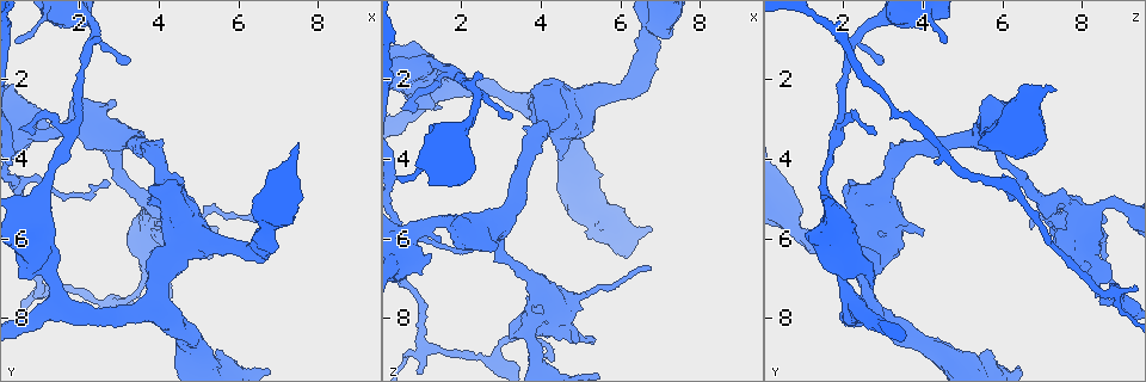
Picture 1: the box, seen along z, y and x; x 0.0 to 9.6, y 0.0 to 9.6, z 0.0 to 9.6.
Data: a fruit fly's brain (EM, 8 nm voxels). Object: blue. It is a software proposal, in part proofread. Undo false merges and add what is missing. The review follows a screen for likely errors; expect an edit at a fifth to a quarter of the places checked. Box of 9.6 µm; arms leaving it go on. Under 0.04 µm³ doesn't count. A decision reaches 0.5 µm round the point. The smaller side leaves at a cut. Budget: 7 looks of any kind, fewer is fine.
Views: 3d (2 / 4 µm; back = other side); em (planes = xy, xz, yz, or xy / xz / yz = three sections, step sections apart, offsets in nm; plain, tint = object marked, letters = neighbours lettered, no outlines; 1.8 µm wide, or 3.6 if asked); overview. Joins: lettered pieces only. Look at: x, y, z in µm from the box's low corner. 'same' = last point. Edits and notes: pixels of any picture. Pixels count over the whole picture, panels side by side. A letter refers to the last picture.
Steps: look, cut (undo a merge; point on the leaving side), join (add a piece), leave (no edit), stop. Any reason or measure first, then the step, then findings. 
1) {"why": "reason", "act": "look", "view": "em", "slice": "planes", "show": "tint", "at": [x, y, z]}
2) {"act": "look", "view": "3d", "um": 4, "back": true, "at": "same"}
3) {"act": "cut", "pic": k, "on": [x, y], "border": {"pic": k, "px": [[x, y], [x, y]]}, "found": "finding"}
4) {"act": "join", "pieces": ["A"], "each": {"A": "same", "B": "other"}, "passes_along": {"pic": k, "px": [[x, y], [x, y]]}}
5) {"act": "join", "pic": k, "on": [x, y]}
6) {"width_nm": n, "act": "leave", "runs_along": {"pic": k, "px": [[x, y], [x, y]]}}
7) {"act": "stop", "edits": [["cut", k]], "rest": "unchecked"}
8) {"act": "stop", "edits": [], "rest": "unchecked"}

{"why": "tapers out", "act": "look", "view": "3d", "um": 4, "at": [3.30, 1.60, 3.05]}

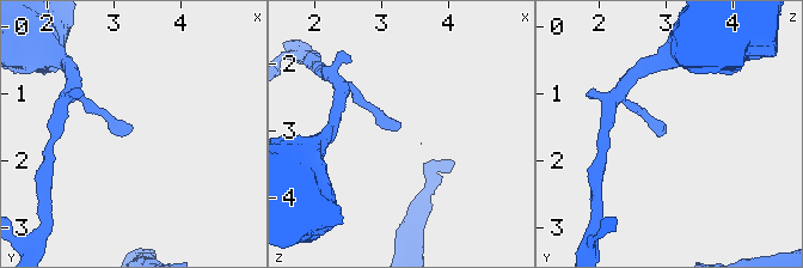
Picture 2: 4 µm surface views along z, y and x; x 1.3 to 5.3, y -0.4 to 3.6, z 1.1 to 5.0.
{"act": "look", "view": "em", "slice": "planes", "show": "plain", "at": [3.20, 1.55, 3.00]}

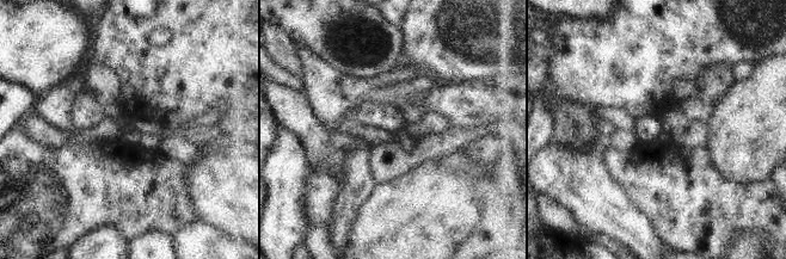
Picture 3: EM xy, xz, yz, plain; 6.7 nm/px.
{"why": "what lies round it", "act": "look", "view": "em", "slice": "planes", "show": "letters", "at": "same"}

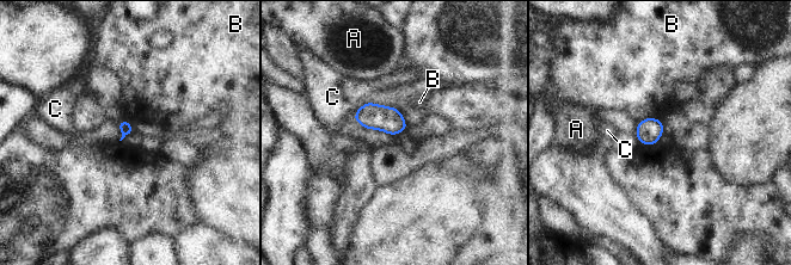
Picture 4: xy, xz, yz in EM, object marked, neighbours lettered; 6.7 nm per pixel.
{"act": "leave", "each": {"A": "other", "B": "other", "C": "other"}, "border": {"pic": 4, "px": [[662, 121], [644, 118], [637, 123]]}, "found": "no lettered piece goes on from it"}

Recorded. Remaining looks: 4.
{"act": "look", "view": "em", "um": 3.6, "slice": "xy", "step": 16, "show": "plain", "at": [0.90, 6.30, 1.95]}

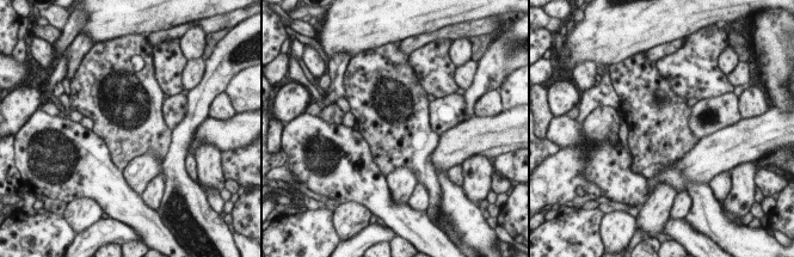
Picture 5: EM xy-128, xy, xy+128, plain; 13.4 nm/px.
{"act": "look", "view": "em", "um": 3.6, "slice": "xy", "step": 16, "show": "tint", "at": "same"}

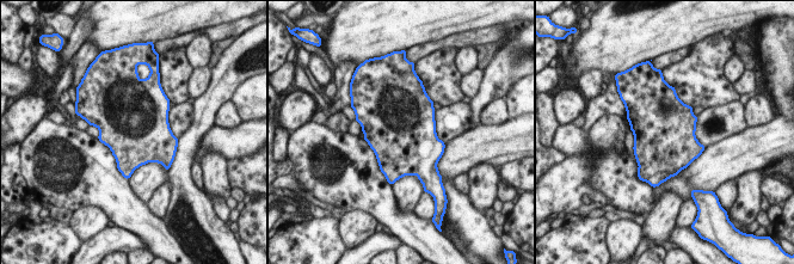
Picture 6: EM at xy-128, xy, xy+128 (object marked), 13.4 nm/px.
{"act": "look", "view": "em", "um": 3.6, "slice": "xy", "step": 16, "show": "letters", "at": "same"}

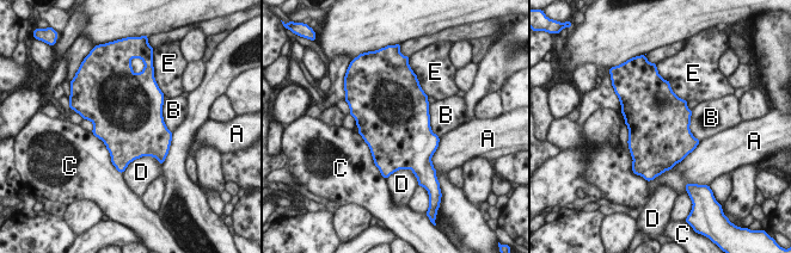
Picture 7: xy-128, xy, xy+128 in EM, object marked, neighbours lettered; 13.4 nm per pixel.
{"act": "leave", "each": {"A": "other", "B": "other", "C": "other", "D": "other", "E": "other"}, "found": "one neuron here"}

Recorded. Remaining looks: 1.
{"why": "a narrow waist", "act": "look", "view": "em", "slice": "planes", "show": "letters", "at": [2.80, 7.60, 8.95]}

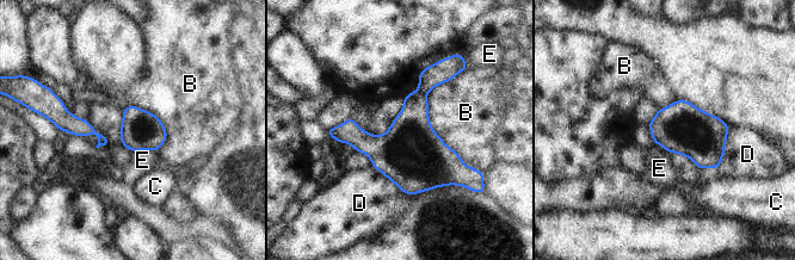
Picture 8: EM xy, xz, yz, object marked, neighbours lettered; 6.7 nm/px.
{"act": "cut", "pic": 8, "on": [412, 128], "each": {"B": "other", "C": "other", "D": "other", "E": "other"}, "border": {"pic": 8, "px": [[417, 90], [425, 96]]}, "found": "a second neuron is stuck on"}

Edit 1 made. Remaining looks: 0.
{"act": "stop", "edits": [["cut", 8]], "rest": "unchecked"}

